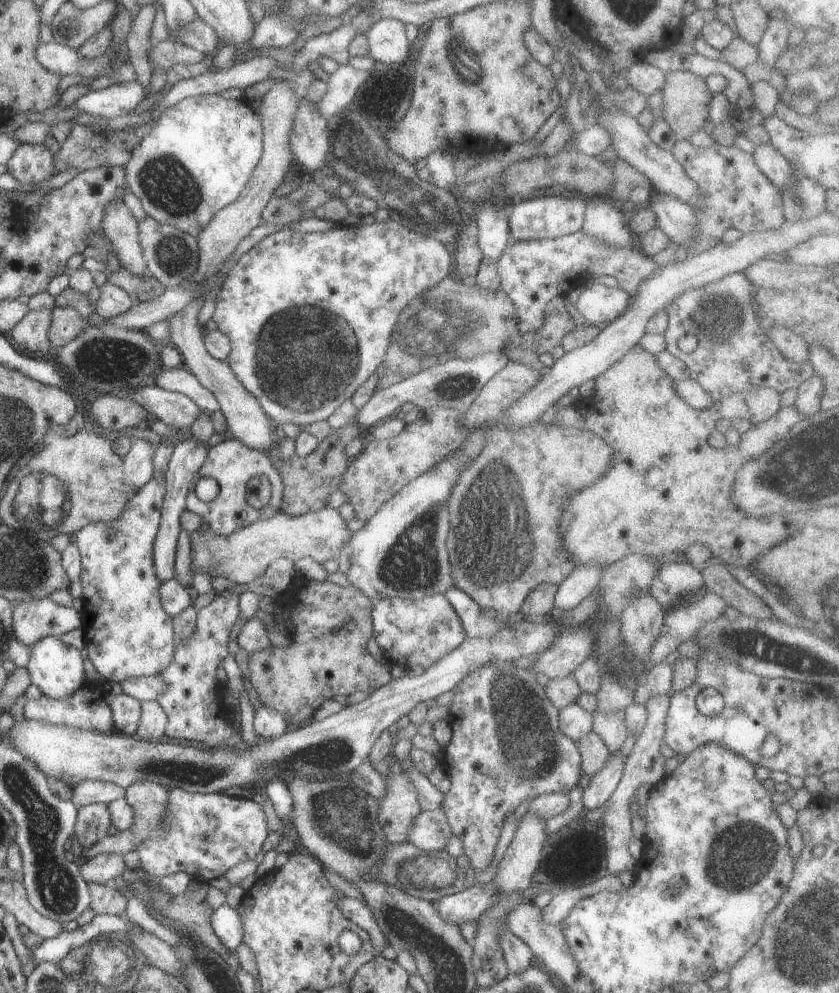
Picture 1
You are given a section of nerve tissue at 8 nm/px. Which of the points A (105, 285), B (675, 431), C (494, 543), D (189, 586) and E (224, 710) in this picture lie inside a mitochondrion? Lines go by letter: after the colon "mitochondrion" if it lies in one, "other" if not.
A: other
B: other
C: mitochondrion
D: other
E: other

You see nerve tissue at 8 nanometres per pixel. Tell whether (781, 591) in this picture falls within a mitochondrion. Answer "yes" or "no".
no

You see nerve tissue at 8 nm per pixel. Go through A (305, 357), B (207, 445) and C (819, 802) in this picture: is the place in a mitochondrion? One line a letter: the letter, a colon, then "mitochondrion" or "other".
A: mitochondrion
B: other
C: other

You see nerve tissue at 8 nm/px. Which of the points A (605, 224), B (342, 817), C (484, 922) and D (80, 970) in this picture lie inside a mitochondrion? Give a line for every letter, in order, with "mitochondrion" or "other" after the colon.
A: mitochondrion
B: mitochondrion
C: other
D: mitochondrion

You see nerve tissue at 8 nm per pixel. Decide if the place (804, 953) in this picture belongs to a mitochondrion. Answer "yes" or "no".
yes

